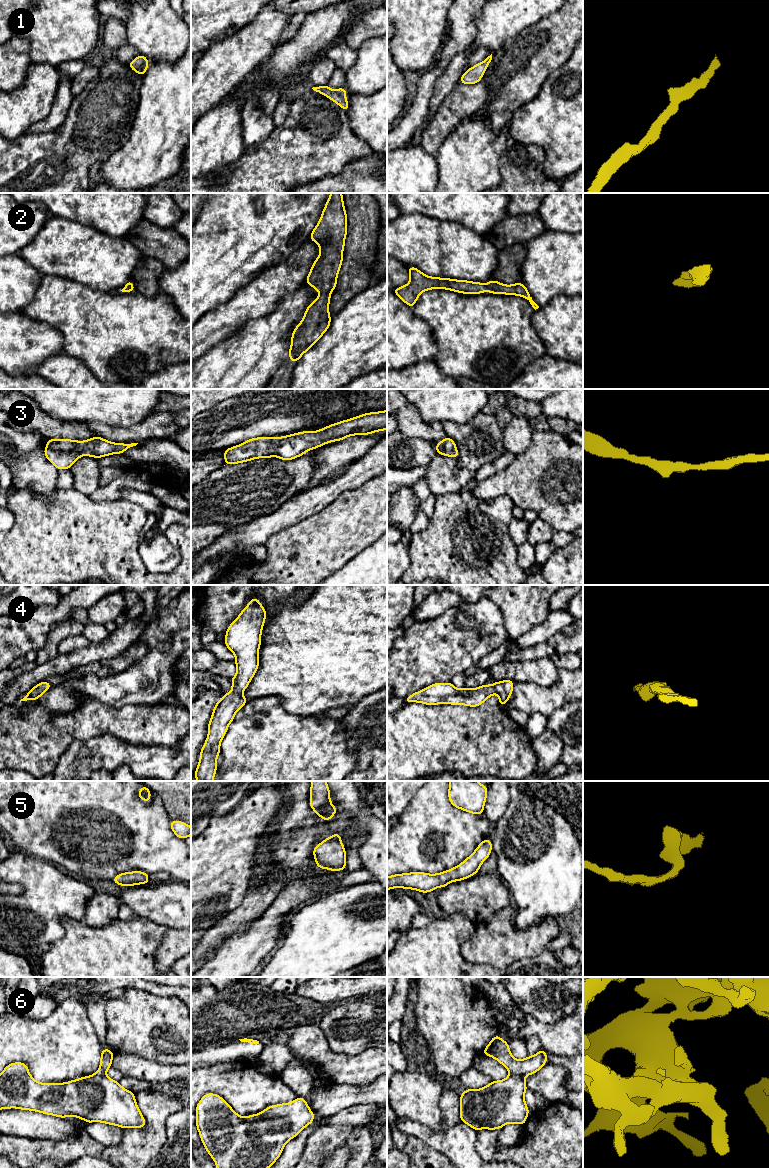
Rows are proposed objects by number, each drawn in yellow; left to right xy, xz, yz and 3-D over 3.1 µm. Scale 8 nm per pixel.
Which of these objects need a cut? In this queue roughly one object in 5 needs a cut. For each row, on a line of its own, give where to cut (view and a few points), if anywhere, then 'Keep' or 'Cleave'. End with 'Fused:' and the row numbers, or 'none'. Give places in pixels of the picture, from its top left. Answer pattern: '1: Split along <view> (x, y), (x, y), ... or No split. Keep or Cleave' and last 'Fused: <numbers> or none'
1: No split. Keep
2: No split. Keep
3: No split. Keep
4: No split. Keep
5: No split. Keep
6: No split. Keep
Fused: none

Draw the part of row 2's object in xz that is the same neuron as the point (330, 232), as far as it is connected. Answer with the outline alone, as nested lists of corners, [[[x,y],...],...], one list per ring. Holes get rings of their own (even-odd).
[[[331,193],[322,216],[309,237],[320,246],[320,254],[312,265],[306,284],[314,287],[321,295],[306,308],[302,321],[291,335],[288,360],[294,363],[330,326],[330,294],[337,285],[346,235],[347,215],[342,193]]]

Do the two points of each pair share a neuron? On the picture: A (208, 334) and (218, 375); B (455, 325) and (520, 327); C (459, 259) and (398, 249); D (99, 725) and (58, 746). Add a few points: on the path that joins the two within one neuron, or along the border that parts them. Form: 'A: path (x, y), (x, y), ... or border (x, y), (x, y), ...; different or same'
A: border (231, 335), (201, 356); different
B: path (471, 325), (504, 327); same
C: path (444, 249), (413, 249); same
D: border (54, 725), (57, 728), (63, 729), (73, 739); different

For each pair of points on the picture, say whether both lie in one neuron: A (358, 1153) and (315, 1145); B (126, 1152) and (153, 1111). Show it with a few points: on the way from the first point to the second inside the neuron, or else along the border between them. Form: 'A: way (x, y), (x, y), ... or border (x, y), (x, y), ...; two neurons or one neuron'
A: way (349, 1142), (346, 1139), (326, 1139); one neuron
B: way (137, 1143), (153, 1127), (153, 1122); one neuron

